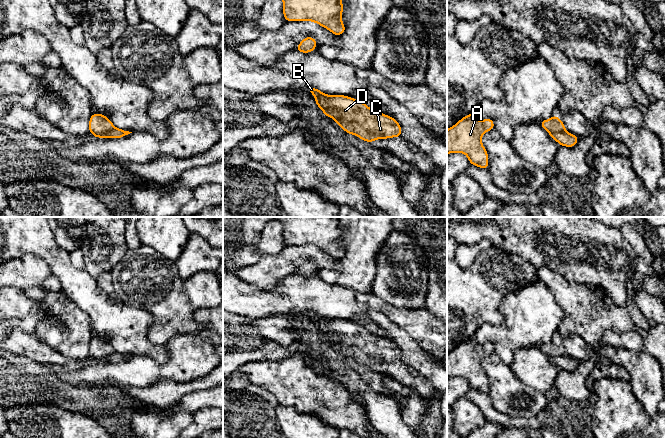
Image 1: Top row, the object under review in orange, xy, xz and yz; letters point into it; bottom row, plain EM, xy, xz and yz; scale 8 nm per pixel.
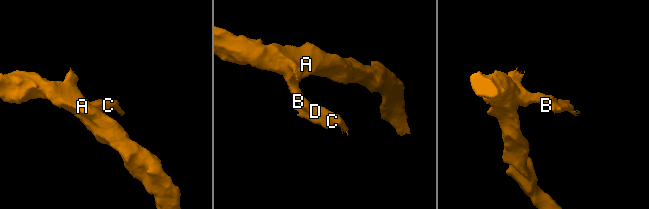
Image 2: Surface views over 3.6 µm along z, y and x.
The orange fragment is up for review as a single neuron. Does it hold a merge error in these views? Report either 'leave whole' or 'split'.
split

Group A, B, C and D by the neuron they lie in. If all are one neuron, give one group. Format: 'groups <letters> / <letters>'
groups A B / C D

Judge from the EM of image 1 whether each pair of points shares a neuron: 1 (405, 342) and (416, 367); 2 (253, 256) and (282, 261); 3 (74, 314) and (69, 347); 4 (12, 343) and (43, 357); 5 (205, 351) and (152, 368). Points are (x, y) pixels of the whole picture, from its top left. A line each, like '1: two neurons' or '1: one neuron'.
1: one neuron
2: two neurons
3: one neuron
4: one neuron
5: one neuron

